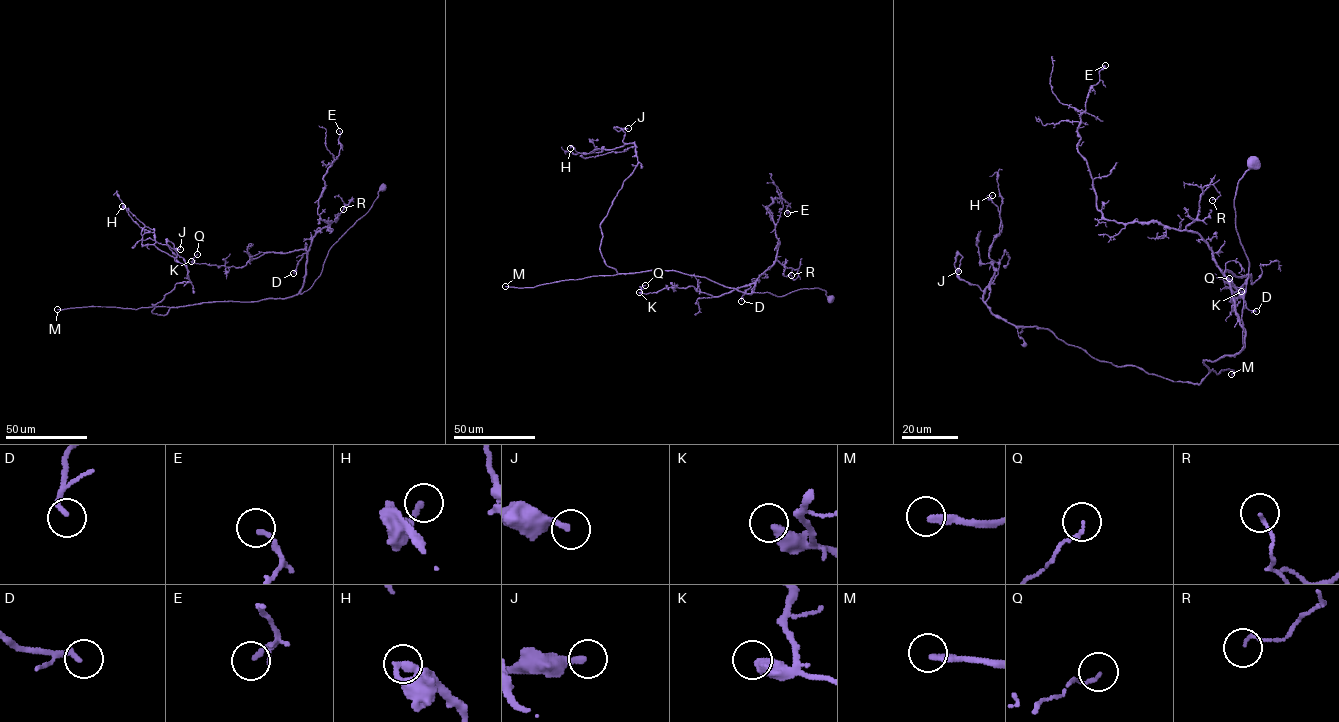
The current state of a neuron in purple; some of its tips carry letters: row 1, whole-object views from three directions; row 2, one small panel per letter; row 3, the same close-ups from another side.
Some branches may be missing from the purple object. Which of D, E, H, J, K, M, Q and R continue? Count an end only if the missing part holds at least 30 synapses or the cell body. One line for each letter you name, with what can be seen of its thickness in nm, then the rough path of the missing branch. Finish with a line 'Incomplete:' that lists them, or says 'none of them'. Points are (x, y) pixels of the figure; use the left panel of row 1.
M: Thickness 220 nm
Incomplete: M

